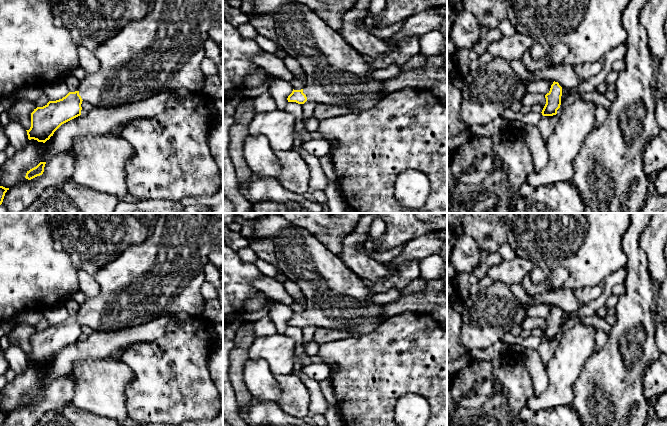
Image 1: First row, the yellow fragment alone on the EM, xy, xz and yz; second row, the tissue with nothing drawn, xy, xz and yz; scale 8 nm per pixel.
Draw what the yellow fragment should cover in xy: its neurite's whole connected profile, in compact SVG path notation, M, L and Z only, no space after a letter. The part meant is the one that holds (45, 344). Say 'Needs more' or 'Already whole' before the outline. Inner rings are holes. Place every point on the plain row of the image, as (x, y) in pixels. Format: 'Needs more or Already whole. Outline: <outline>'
Needs more. Outline: M157 213L150 234L142 242L131 245L112 262L103 263L95 275L100 287L97 297L87 297L78 315L69 316L62 323L49 325L45 330L34 333L31 351L26 354L28 363L45 367L62 348L81 339L83 325L89 325L96 332L115 332L147 323L163 313L203 314L206 301L201 294L201 287L205 275L201 268L209 262L209 254L216 250L223 251L223 213ZM160 290L164 292L163 302L157 300Z

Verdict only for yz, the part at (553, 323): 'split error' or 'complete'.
complete

